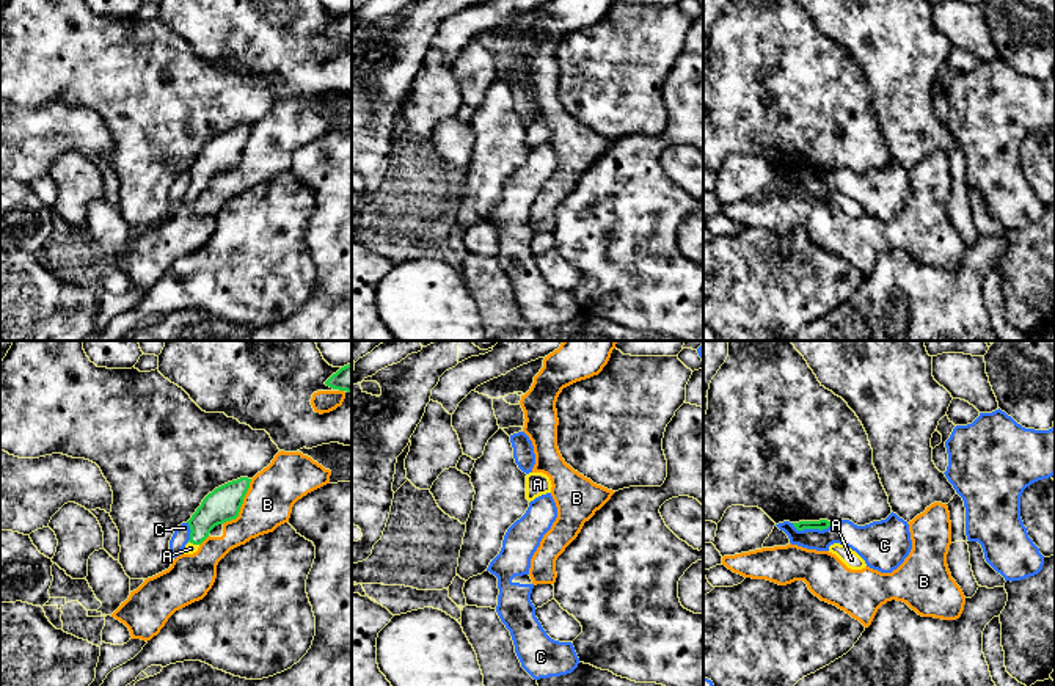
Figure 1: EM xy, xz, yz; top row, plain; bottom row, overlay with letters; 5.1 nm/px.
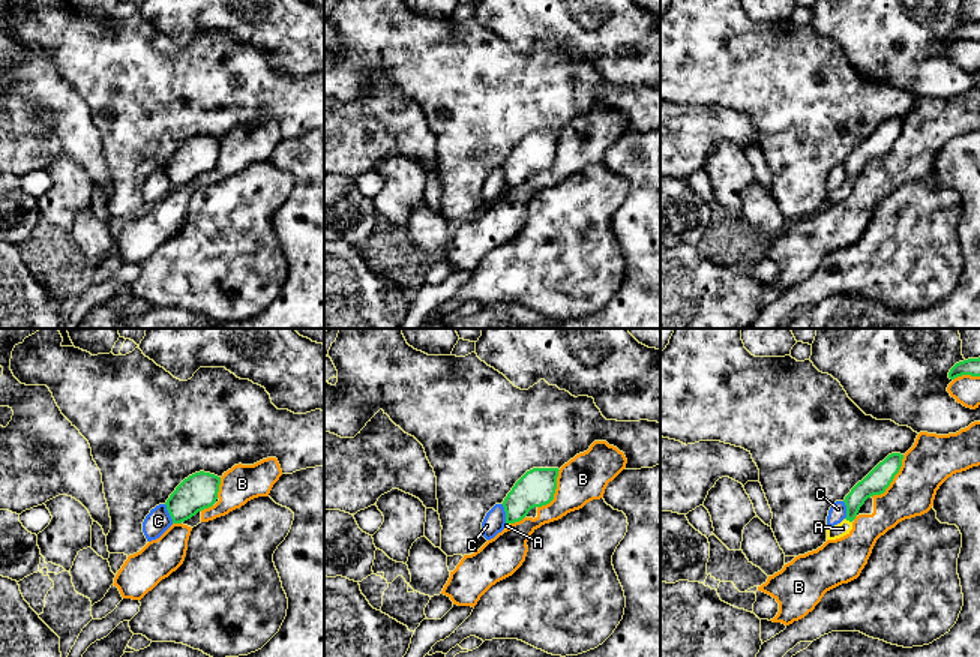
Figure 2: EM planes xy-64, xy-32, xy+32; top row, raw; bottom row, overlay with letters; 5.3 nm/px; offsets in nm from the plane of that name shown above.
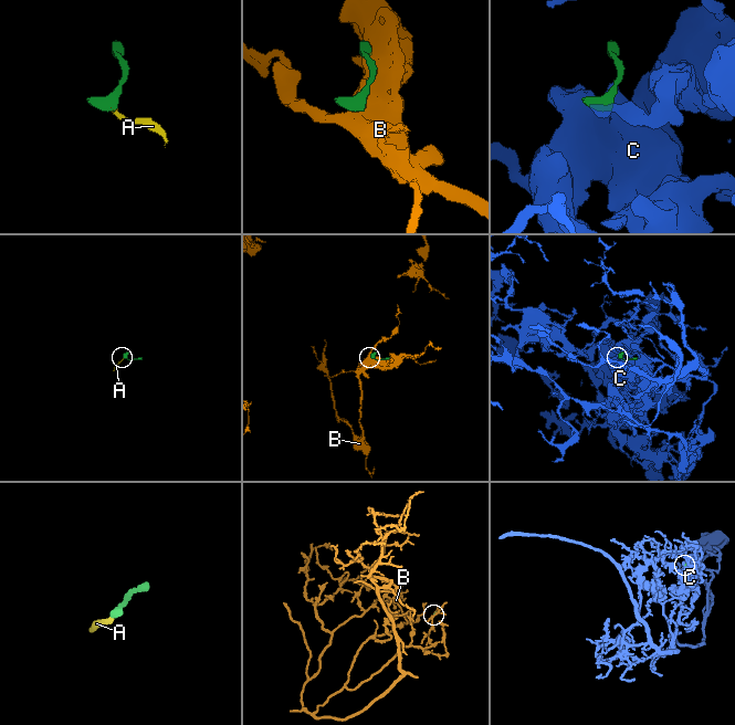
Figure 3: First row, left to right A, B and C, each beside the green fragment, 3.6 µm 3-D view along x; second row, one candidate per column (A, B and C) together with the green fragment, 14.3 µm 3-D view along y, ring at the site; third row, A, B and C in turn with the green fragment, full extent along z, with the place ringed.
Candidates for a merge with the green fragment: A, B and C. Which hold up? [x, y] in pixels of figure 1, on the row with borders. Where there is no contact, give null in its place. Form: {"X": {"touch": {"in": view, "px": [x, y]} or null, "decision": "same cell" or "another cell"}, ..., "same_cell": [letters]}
{"A": {"touch": {"in": "xy", "px": [193, 543]}, "decision": "same cell"}, "B": {"touch": {"in": "xy", "px": [240, 506]}, "decision": "another cell"}, "C": {"touch": {"in": "yz", "px": [814, 528]}, "decision": "another cell"}, "same_cell": ["A"]}

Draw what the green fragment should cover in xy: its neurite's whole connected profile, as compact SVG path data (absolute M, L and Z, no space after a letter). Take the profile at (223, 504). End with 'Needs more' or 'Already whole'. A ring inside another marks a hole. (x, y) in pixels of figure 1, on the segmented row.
M240 477L215 488L203 499L201 505L187 521L192 532L181 554L196 553L215 526L239 516L250 482L251 479Z. Needs more

